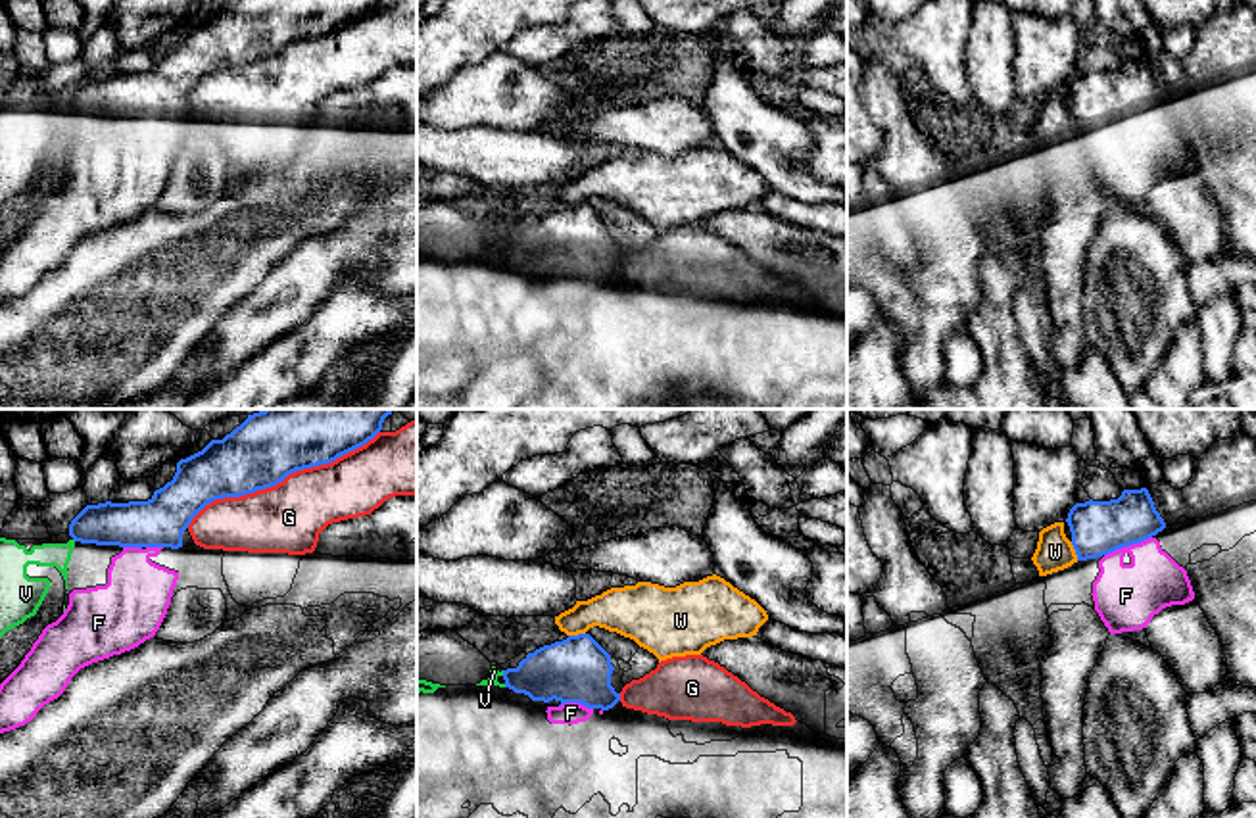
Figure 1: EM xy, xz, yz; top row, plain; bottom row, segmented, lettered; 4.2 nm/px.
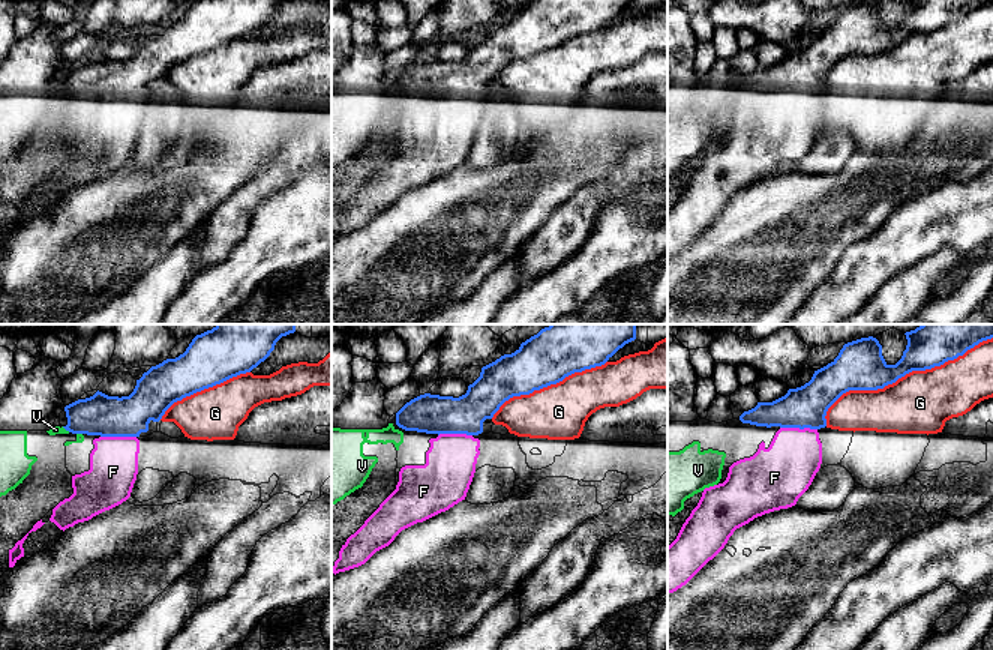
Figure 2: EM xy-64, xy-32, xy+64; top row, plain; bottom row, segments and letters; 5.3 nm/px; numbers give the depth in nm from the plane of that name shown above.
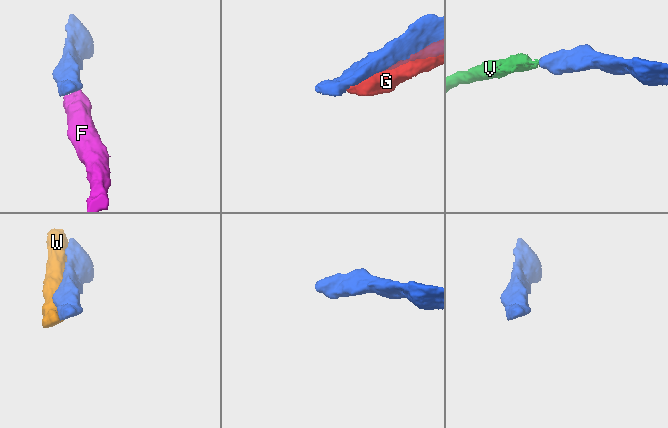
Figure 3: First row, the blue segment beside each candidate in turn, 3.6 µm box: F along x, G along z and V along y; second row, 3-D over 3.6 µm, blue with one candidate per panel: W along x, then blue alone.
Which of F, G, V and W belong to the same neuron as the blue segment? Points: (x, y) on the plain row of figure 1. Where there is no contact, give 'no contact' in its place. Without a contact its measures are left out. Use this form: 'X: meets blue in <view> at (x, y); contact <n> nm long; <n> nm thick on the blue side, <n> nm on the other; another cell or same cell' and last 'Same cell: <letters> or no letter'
F: meets blue in yz at (1128, 114); contact 220 nm long; 220 nm thick on the blue side, 280 nm on the other; same cell
G: meets blue in xy at (281, 50); contact 900 nm long; 260 nm thick on the blue side, 300 nm on the other; another cell
V: meets blue in xz at (504, 242); contact 30 nm long; 260 nm thick on the blue side, 40 nm on the other; another cell
W: meets blue in yz at (1076, 121); contact 90 nm long; 220 nm thick on the blue side, 160 nm on the other; another cell
Same cell: F

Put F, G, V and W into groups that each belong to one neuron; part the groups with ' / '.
F / G / V / W

